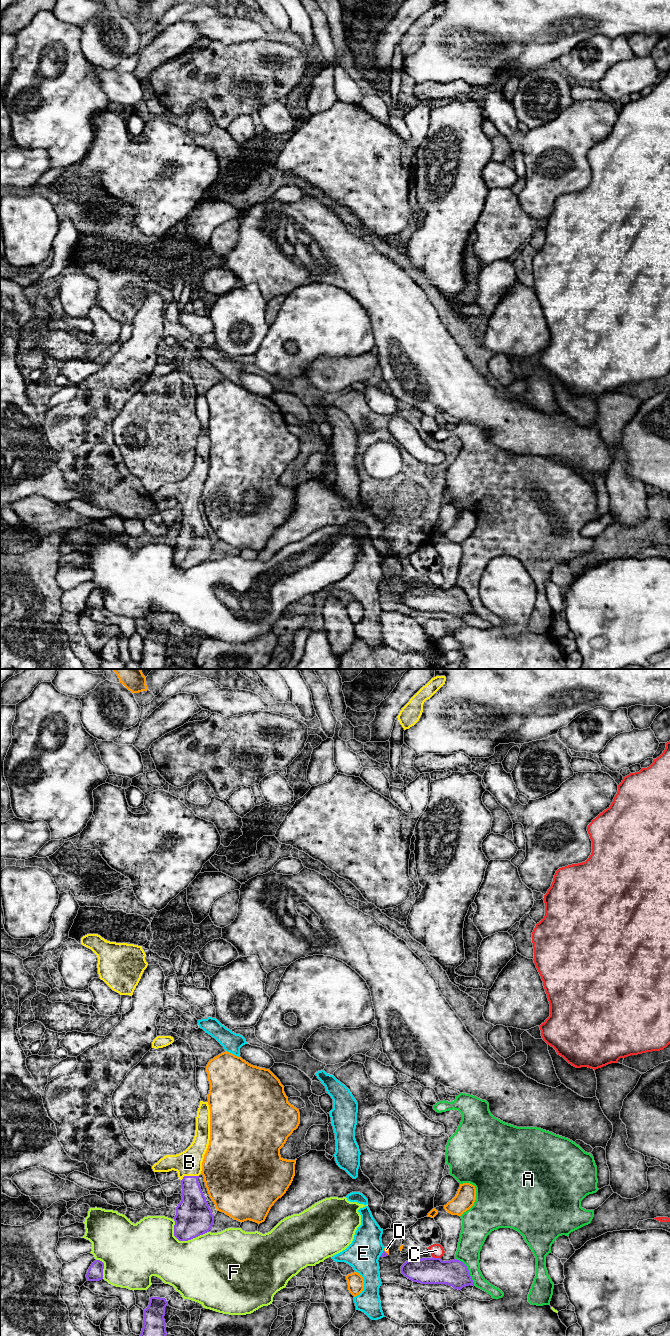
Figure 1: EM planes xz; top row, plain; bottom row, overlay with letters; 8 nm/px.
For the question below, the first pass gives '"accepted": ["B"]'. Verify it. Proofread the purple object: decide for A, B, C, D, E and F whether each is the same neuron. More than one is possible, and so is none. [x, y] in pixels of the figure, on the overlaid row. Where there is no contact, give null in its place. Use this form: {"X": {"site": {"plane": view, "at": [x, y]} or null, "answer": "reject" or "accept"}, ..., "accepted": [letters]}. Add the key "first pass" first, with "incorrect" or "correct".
{"first pass": "correct", "A": {"site": {"plane": "xz", "at": [468, 1270]}, "answer": "reject"}, "B": {"site": {"plane": "xz", "at": [189, 1176]}, "answer": "accept"}, "C": {"site": {"plane": "xz", "at": [436, 1258]}, "answer": "reject"}, "D": {"site": {"plane": "xz", "at": [385, 1252]}, "answer": "reject"}, "E": {"site": {"plane": "xz", "at": [381, 1254]}, "answer": "reject"}, "F": {"site": {"plane": "xz", "at": [183, 1240]}, "answer": "reject"}, "accepted": ["B"]}

